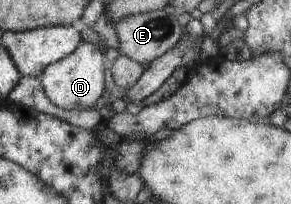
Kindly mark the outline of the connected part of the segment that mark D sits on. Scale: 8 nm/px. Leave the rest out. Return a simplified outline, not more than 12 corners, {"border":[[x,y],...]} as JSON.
{"border":[[85,42],[45,68],[50,100],[92,109],[106,90],[107,59]]}

